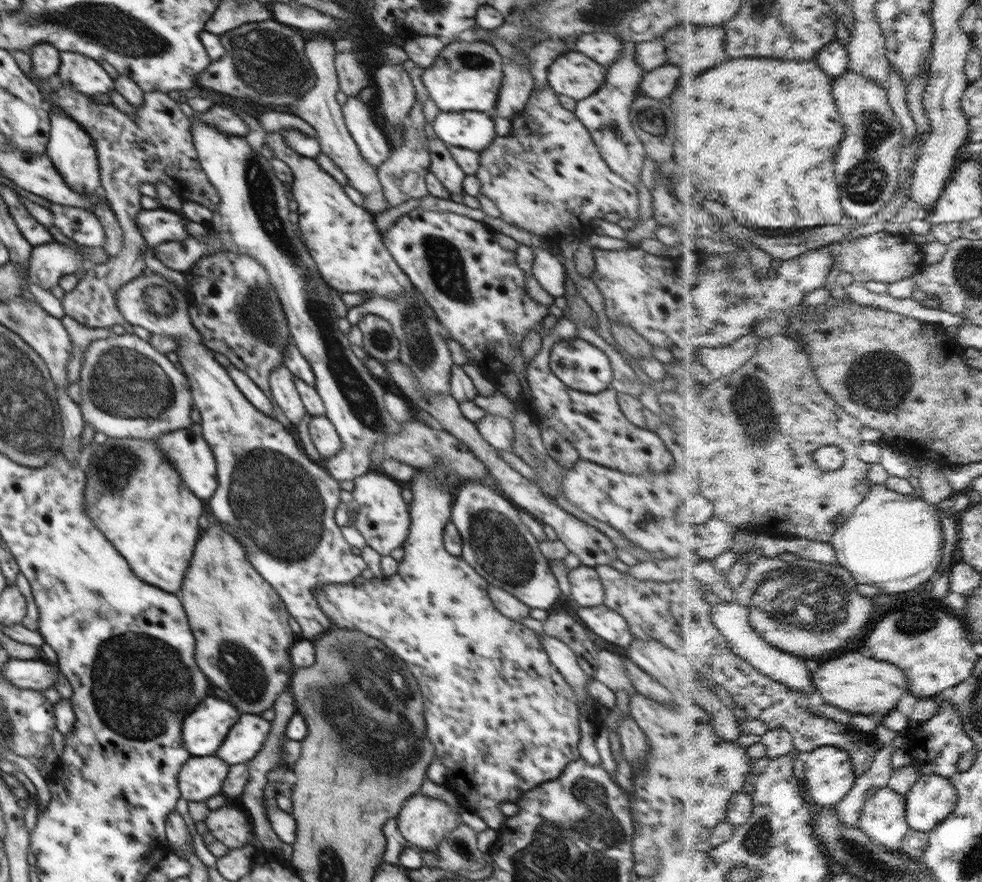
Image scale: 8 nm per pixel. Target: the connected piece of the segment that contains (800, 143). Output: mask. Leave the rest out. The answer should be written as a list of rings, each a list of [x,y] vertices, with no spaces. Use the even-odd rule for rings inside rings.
[[[776,58],[730,60],[722,66],[716,66],[714,70],[708,70],[706,74],[698,78],[680,77],[675,89],[668,97],[676,125],[676,142],[674,142],[674,160],[672,162],[680,166],[680,170],[685,170],[689,179],[696,182],[696,187],[704,196],[705,202],[712,205],[720,202],[732,208],[732,211],[736,212],[734,218],[738,218],[738,222],[746,227],[772,228],[772,232],[782,234],[798,233],[816,226],[841,223],[842,219],[848,216],[842,202],[841,186],[836,180],[836,158],[840,154],[840,148],[846,136],[846,124],[844,124],[844,117],[835,97],[834,78],[828,74],[817,59],[812,62],[794,62],[794,60],[776,60]]]

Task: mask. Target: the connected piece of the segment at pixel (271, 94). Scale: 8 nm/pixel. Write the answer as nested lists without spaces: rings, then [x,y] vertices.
[[[273,18],[262,22],[246,22],[242,26],[218,35],[226,55],[222,59],[211,61],[198,78],[197,88],[211,89],[218,93],[242,98],[244,101],[256,101],[266,107],[277,107],[292,104],[307,90],[314,86],[316,73],[308,62],[303,36],[292,27],[284,26]]]

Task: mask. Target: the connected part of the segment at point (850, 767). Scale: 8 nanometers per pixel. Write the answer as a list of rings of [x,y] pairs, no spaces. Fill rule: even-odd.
[[[826,746],[807,756],[808,794],[815,805],[835,808],[856,786],[854,758],[848,751]]]

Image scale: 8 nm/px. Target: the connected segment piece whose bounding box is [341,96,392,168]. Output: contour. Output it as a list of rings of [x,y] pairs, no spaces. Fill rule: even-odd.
[[[350,96],[341,109],[347,129],[365,161],[377,168],[390,159],[392,146],[374,118],[372,104],[364,105],[357,96]]]

